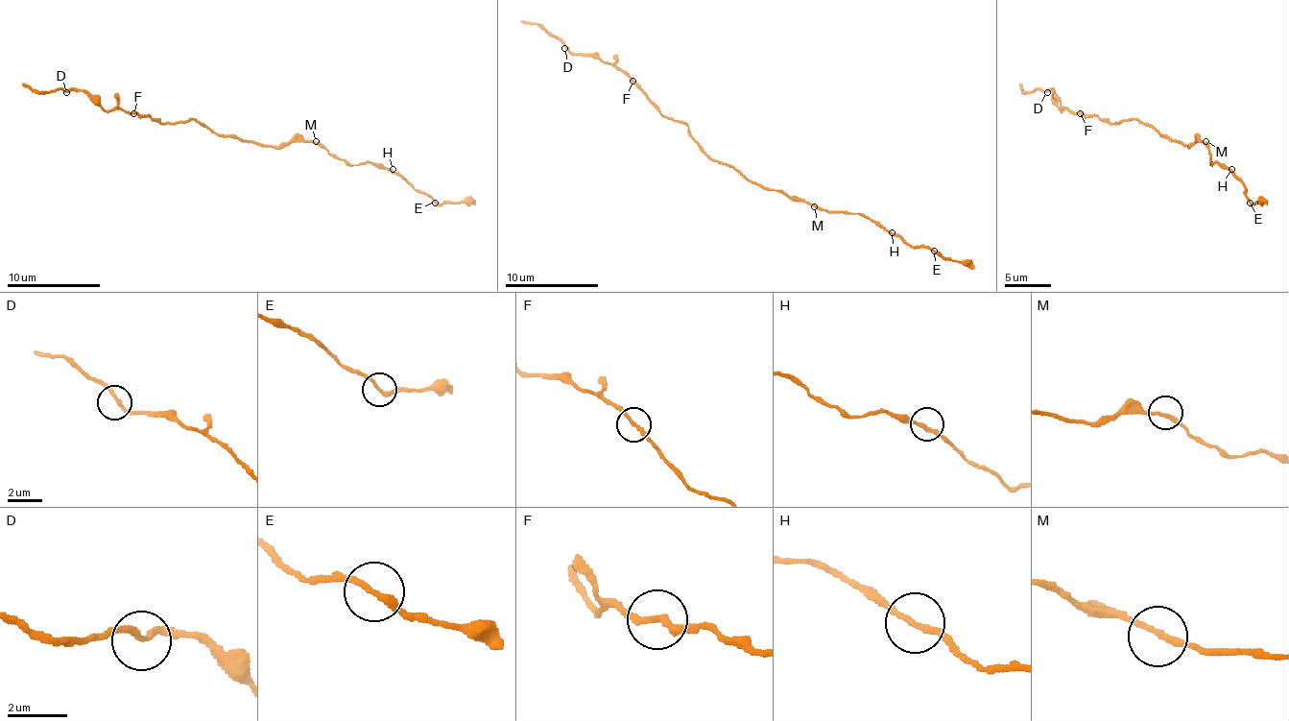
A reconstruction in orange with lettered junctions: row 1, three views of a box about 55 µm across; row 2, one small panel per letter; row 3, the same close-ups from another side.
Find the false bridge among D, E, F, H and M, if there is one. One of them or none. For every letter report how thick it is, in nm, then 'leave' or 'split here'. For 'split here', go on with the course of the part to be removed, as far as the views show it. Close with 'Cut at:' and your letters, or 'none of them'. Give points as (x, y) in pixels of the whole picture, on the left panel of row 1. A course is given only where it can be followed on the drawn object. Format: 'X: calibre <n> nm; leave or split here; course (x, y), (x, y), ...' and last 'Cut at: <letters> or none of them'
D: calibre 200 nm; leave
E: calibre 200 nm; leave
F: calibre 200 nm; leave
H: calibre 200 nm; leave
M: calibre 200 nm; leave
Cut at: none of them

